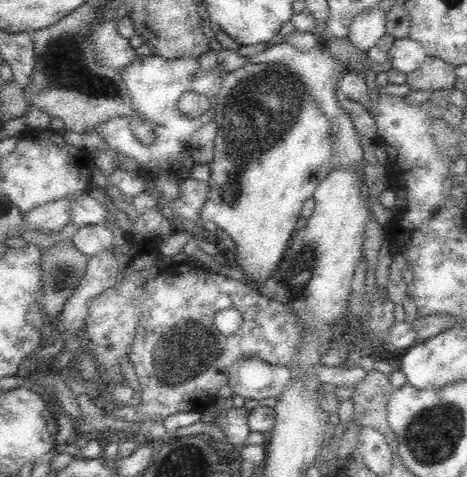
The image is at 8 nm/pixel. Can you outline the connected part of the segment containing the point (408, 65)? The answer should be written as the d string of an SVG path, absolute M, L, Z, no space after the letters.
M410 37L395 39L395 43L388 52L388 60L391 61L389 68L408 74L415 71L426 57L425 48L416 40Z

